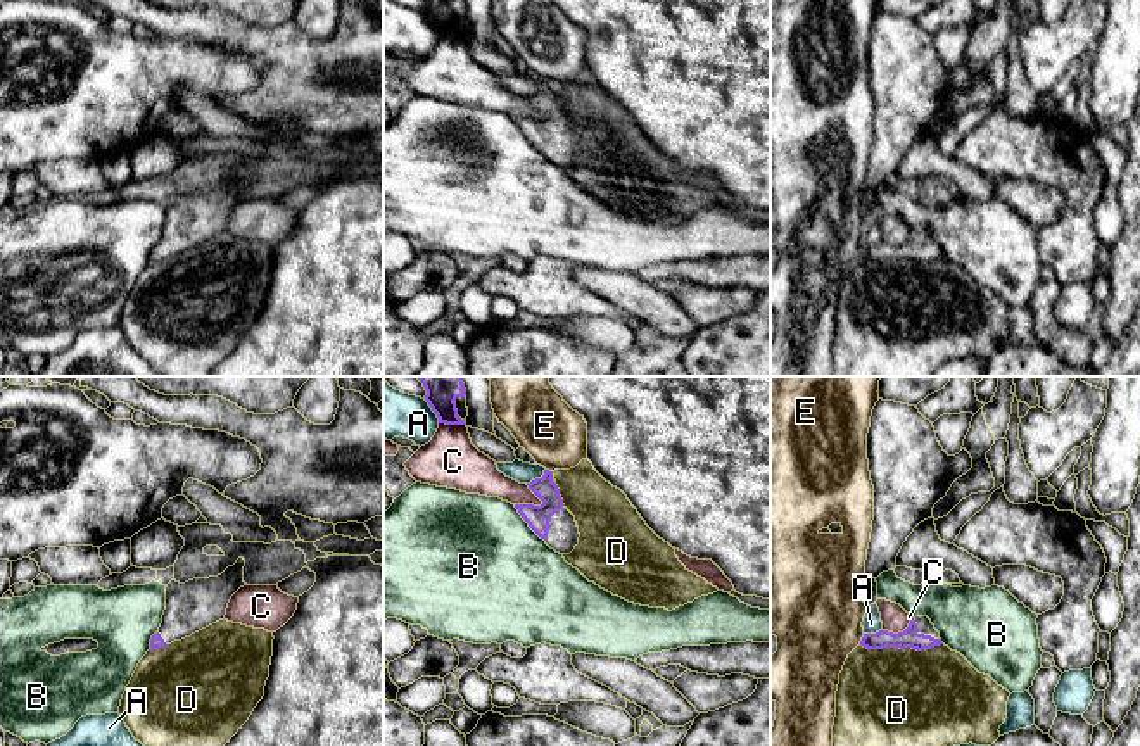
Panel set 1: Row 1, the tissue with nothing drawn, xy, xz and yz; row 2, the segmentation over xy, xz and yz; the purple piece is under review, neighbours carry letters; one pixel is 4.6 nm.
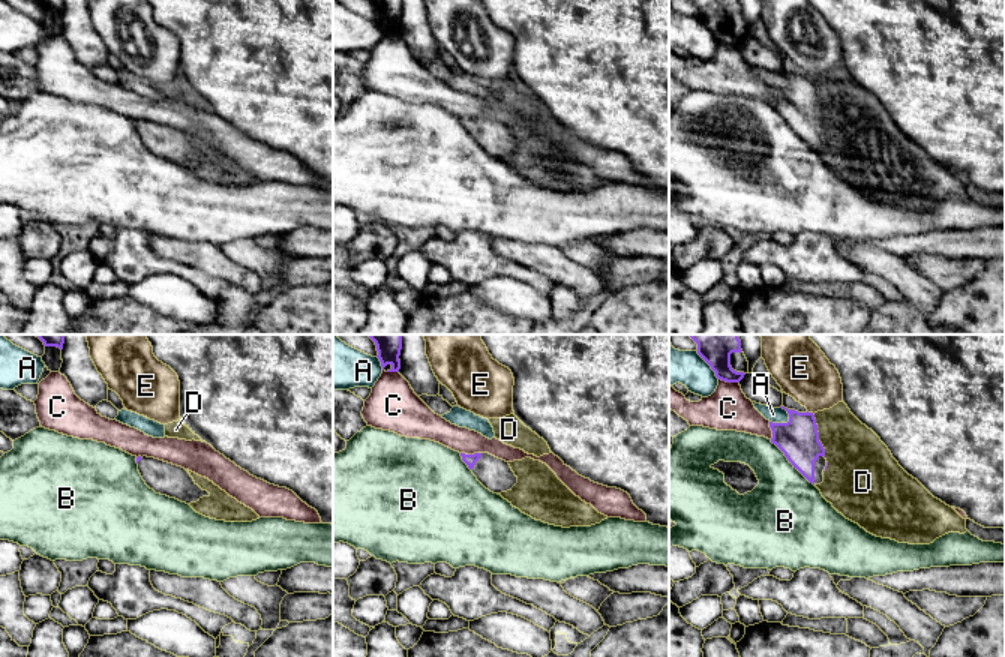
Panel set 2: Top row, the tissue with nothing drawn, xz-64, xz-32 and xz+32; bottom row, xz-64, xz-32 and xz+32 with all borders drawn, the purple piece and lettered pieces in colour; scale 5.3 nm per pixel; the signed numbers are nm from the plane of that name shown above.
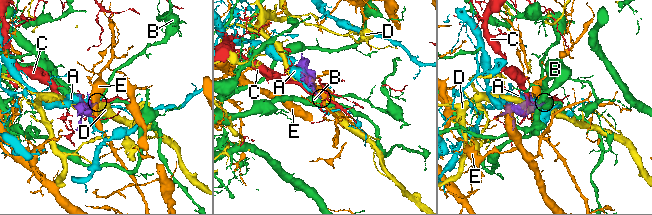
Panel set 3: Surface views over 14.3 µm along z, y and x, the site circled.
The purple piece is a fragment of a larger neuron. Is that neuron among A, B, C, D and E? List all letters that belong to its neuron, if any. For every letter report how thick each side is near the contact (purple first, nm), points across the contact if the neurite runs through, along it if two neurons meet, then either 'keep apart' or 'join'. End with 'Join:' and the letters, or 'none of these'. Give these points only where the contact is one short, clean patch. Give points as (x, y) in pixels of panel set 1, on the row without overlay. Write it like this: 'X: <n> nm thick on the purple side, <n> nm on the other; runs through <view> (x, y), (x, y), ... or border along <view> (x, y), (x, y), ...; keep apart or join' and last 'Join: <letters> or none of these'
A: 120 nm thick on the purple side, 240 nm on the other; keep apart
B: 110 nm thick on the purple side, 500 nm on the other; keep apart
C: 110 nm thick on the purple side, 150 nm on the other; keep apart
D: 90 nm thick on the purple side, 500 nm on the other; keep apart
E: 90 nm thick on the purple side, 440 nm on the other; border along yz (864, 247), (859, 258); keep apart
Join: none of these

